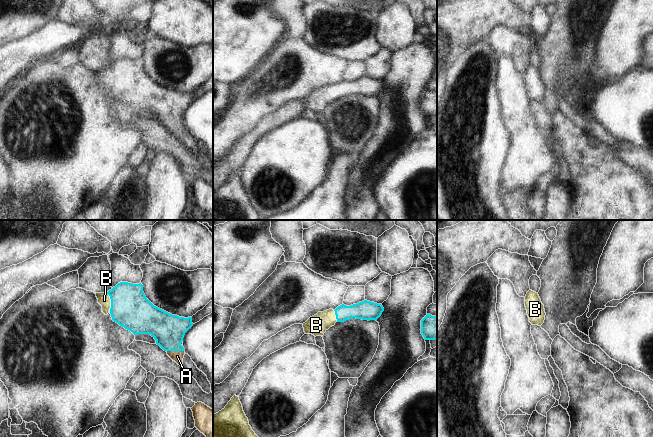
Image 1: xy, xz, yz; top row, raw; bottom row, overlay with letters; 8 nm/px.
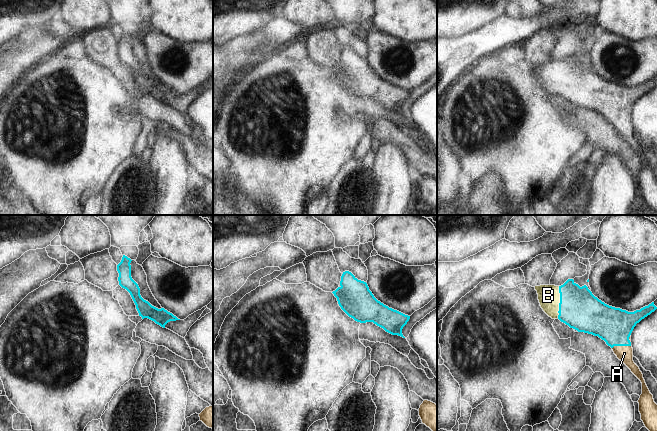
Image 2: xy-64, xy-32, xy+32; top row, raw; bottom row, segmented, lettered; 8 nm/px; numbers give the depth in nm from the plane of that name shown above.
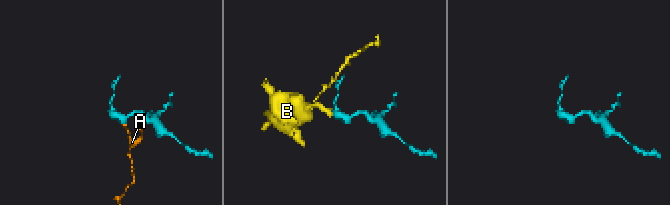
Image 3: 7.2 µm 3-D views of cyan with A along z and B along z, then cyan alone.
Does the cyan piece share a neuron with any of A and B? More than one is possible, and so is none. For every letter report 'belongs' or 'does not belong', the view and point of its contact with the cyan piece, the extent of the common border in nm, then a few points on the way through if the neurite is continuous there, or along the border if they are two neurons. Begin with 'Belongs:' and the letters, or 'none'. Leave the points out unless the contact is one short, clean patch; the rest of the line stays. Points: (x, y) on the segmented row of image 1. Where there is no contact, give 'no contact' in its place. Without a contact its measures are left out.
Belongs: A, B
A: belongs; meets cyan in xy at (175, 350); contact 140 nm long; runs through xy (168, 330), (170, 341), (175, 350), (177, 356)
B: belongs; meets cyan in xy at (111, 301); contact 160 nm long; runs through xy (130, 308), (123, 301), (111, 301), (104, 300)

